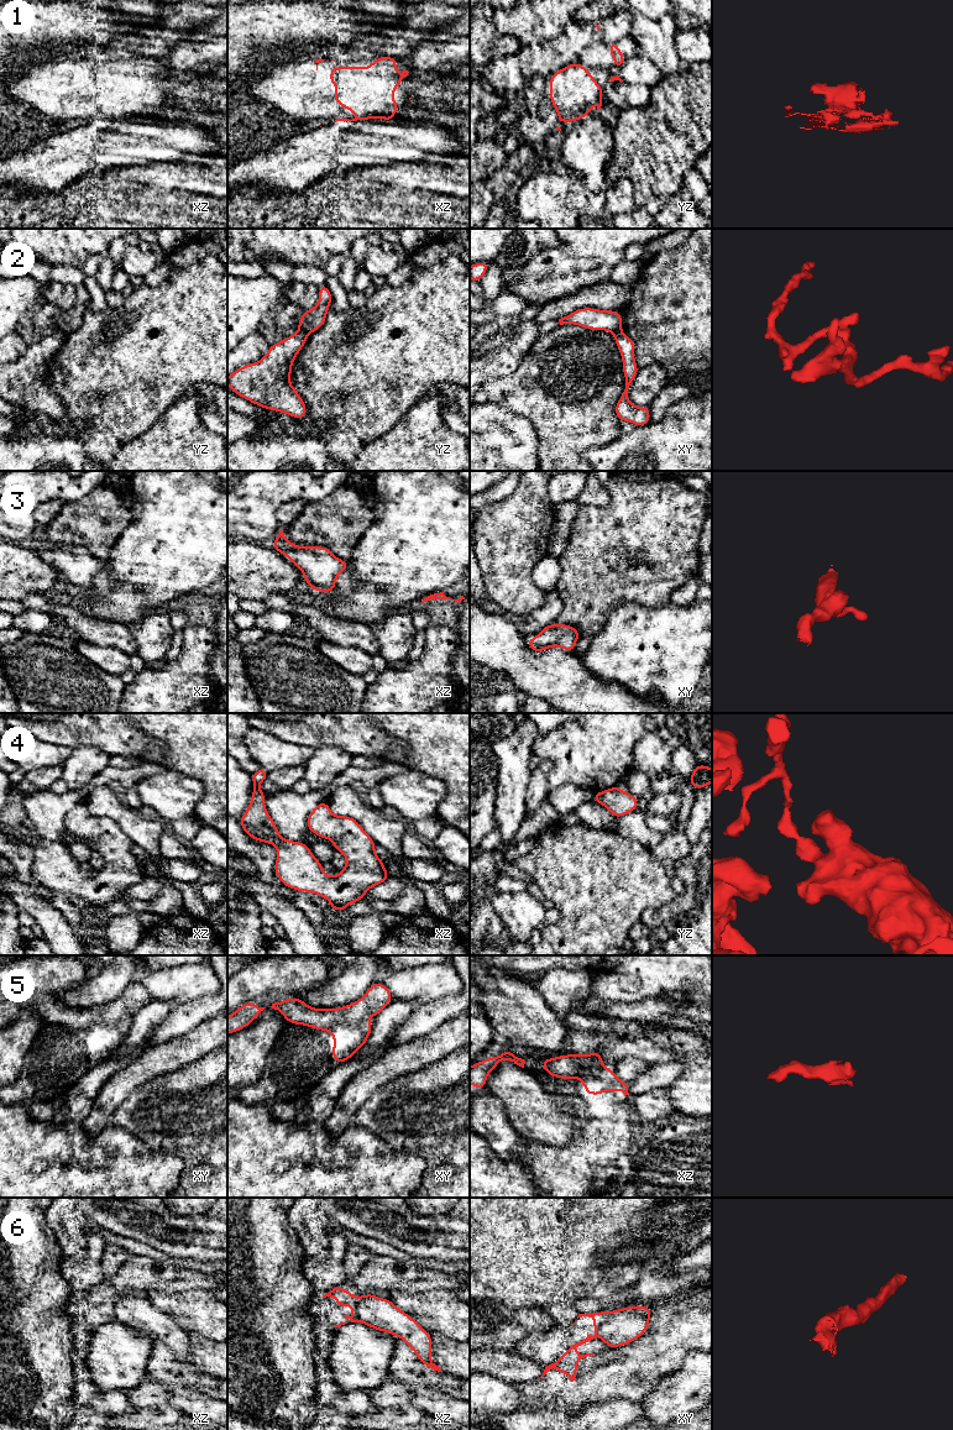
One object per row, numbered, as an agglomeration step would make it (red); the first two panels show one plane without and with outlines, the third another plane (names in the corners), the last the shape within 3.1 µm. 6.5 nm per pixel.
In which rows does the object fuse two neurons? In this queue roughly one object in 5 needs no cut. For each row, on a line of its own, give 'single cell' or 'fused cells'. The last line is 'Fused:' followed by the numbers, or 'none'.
1: fused cells
2: fused cells
3: single cell
4: fused cells
5: fused cells
6: fused cells
Fused: 1, 2, 4, 5, 6

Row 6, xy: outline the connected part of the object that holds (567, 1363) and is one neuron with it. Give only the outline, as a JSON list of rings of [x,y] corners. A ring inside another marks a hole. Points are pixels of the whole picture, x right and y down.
[[[601,1310],[601,1311],[597,1311],[593,1314],[578,1314],[577,1319],[582,1318],[582,1316],[588,1316],[588,1318],[593,1319],[595,1322],[592,1326],[596,1330],[596,1335],[591,1336],[587,1332],[587,1337],[585,1340],[567,1347],[565,1353],[560,1358],[557,1358],[554,1363],[545,1367],[543,1376],[545,1376],[550,1369],[555,1368],[561,1374],[564,1374],[564,1376],[567,1374],[570,1377],[570,1381],[574,1382],[575,1377],[577,1374],[577,1362],[581,1361],[582,1358],[587,1357],[587,1356],[595,1355],[595,1353],[580,1355],[576,1352],[576,1348],[583,1343],[593,1340],[595,1337],[598,1337],[599,1329],[603,1325],[603,1322],[608,1319],[609,1313]]]

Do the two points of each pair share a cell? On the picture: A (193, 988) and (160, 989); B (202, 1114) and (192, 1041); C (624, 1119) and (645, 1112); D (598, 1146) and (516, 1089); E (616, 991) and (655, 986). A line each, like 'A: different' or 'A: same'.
A: same
B: different
C: different
D: different
E: same

